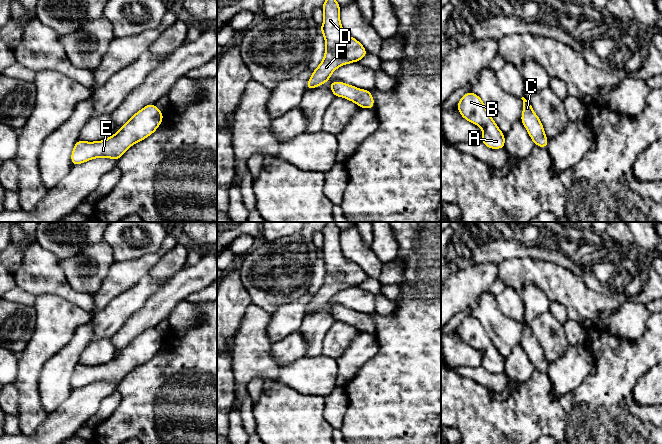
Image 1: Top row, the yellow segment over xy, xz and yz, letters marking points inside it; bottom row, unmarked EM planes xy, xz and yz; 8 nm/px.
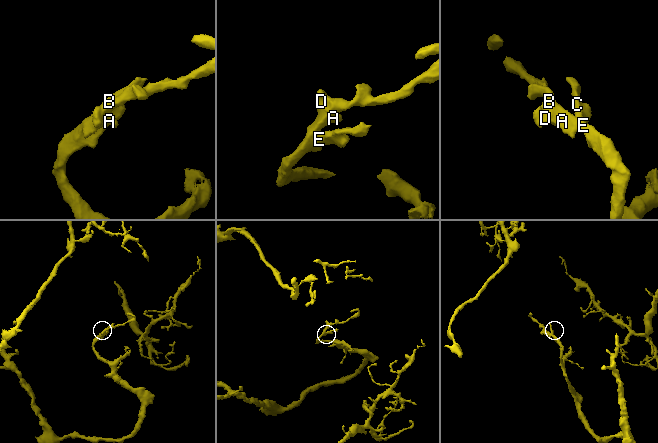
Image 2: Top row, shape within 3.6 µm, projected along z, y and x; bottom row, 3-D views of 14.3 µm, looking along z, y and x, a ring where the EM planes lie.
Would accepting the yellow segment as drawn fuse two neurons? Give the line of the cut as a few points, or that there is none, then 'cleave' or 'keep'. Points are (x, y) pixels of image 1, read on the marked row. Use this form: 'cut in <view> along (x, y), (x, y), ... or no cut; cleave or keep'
no cut; keep

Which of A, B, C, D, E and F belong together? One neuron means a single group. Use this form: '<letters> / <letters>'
A B C D E F

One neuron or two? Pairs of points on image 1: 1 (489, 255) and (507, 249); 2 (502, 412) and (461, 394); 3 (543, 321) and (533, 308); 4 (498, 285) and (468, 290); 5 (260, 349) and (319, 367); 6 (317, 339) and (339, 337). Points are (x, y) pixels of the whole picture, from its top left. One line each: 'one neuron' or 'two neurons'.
1: one neuron
2: one neuron
3: two neurons
4: two neurons
5: one neuron
6: two neurons

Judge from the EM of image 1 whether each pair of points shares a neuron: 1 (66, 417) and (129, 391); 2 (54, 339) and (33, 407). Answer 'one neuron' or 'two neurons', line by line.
1: two neurons
2: one neuron

